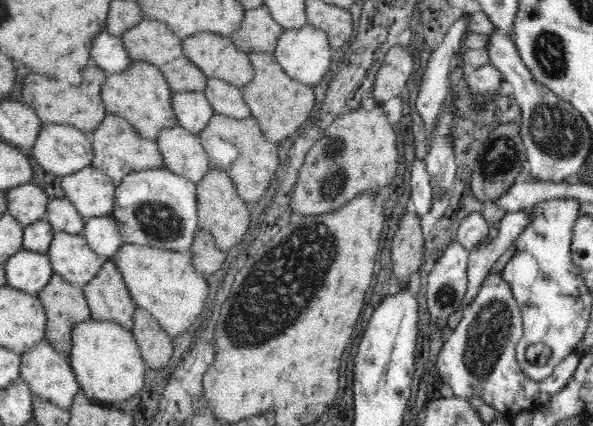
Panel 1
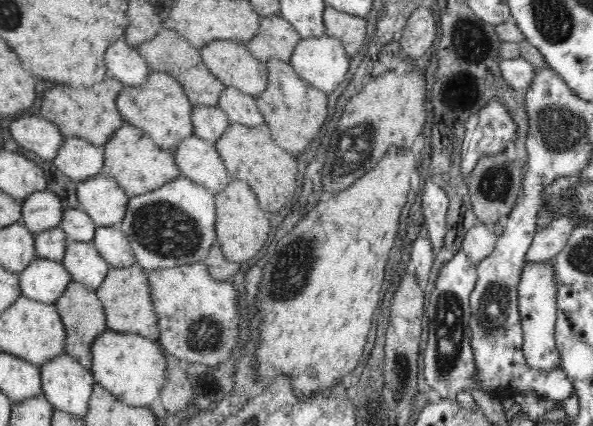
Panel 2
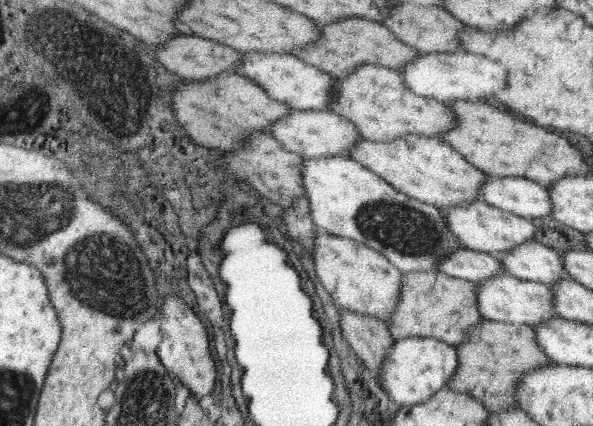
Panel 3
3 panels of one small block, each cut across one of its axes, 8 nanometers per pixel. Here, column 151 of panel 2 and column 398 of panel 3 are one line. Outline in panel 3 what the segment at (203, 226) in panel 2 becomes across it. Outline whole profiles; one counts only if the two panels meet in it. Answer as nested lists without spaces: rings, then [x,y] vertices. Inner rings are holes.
[[[348,156],[304,159],[302,182],[306,190],[305,197],[310,202],[312,220],[319,231],[352,239],[380,251],[402,273],[436,271],[437,263],[443,260],[444,256],[463,248],[452,230],[448,230],[448,222],[444,220],[442,209],[410,198],[402,191],[396,190],[386,179],[380,178],[375,171],[368,170],[368,167]]]

